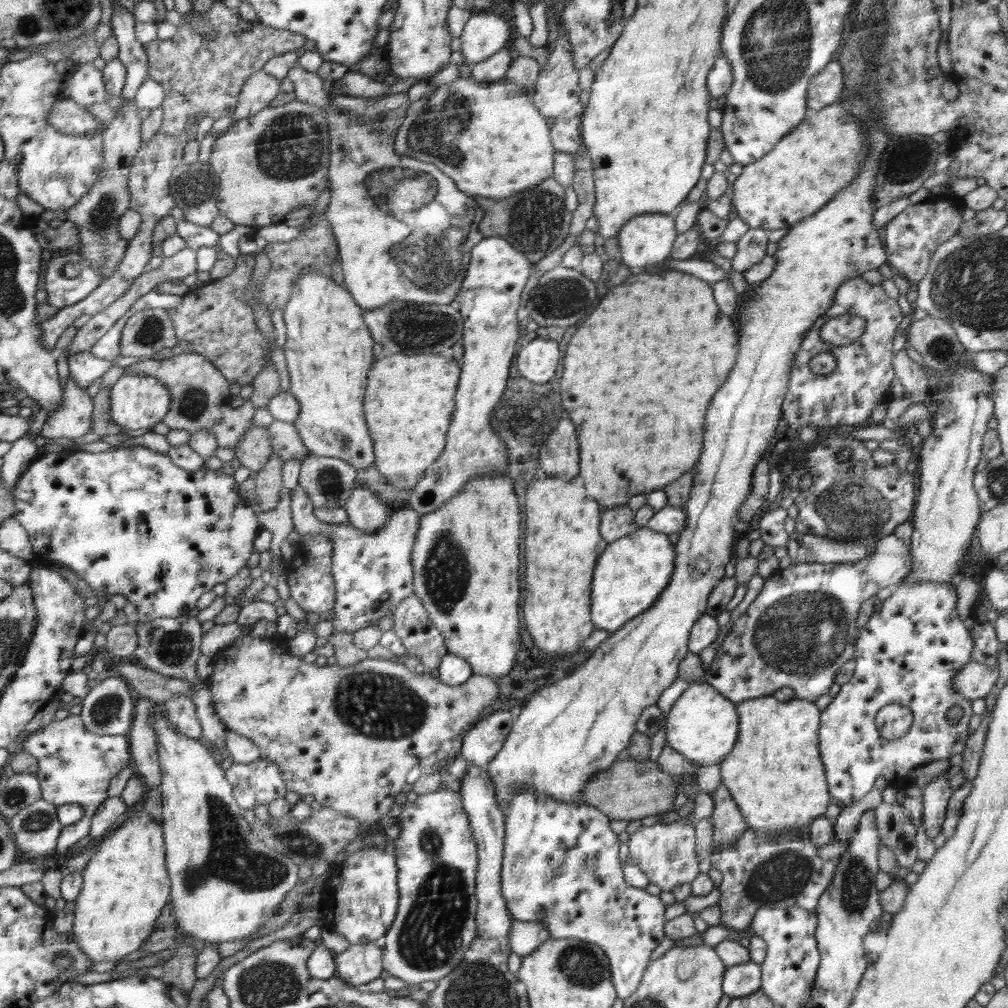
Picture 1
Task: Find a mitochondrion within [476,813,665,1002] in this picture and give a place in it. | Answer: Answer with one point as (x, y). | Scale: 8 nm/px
(585, 967)

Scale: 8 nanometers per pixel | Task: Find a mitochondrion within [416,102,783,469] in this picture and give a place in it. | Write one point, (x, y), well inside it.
(539, 220)

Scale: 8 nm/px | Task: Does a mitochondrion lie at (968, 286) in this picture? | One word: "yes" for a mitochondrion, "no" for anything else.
yes

